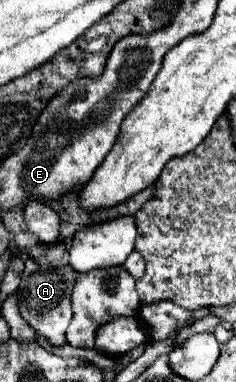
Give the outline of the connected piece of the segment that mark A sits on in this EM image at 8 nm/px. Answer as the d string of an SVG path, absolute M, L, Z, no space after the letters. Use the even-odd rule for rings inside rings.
M34 257L26 261L26 269L22 273L22 281L18 287L18 309L22 319L40 333L50 345L62 347L66 345L66 329L72 321L72 285L76 281L76 269L72 265L48 265L48 263L34 263Z

